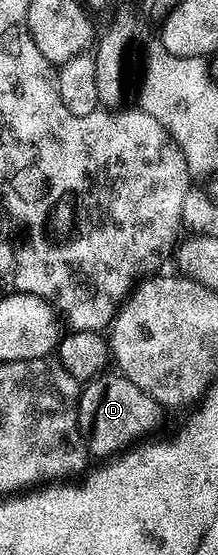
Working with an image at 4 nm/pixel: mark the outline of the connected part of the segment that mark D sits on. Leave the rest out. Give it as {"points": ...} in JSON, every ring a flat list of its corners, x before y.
{"points":[[105,372,89,381,80,392,80,435,88,443,88,452,93,459,108,460,129,449,133,444,147,439,160,426,162,407,142,388,138,388,130,379,119,372]]}

